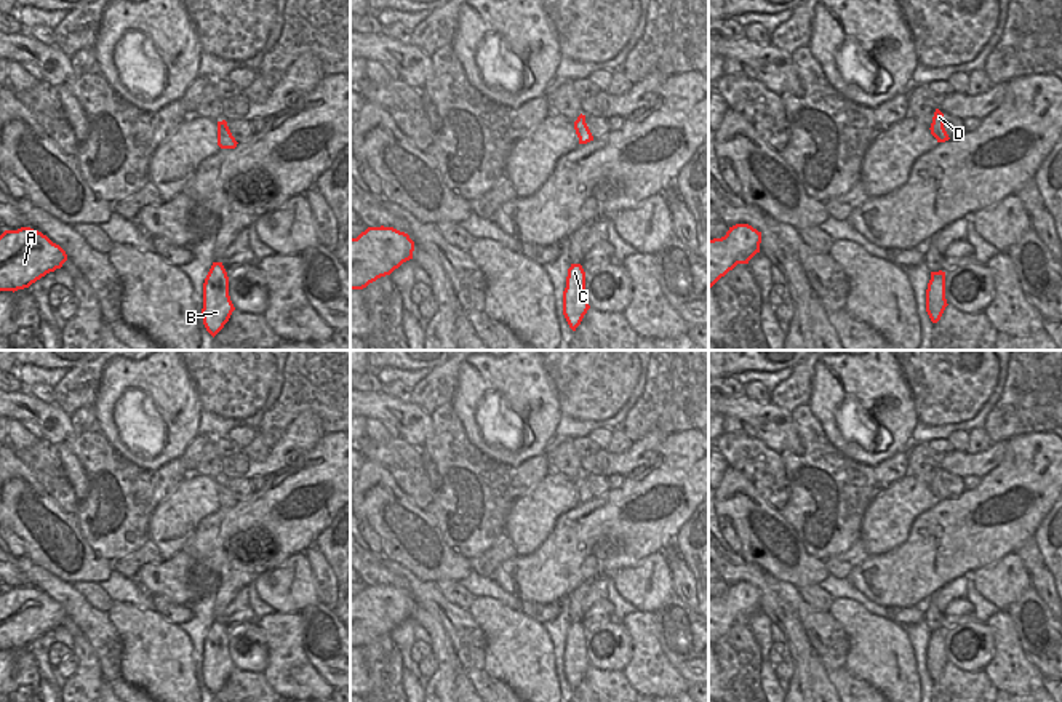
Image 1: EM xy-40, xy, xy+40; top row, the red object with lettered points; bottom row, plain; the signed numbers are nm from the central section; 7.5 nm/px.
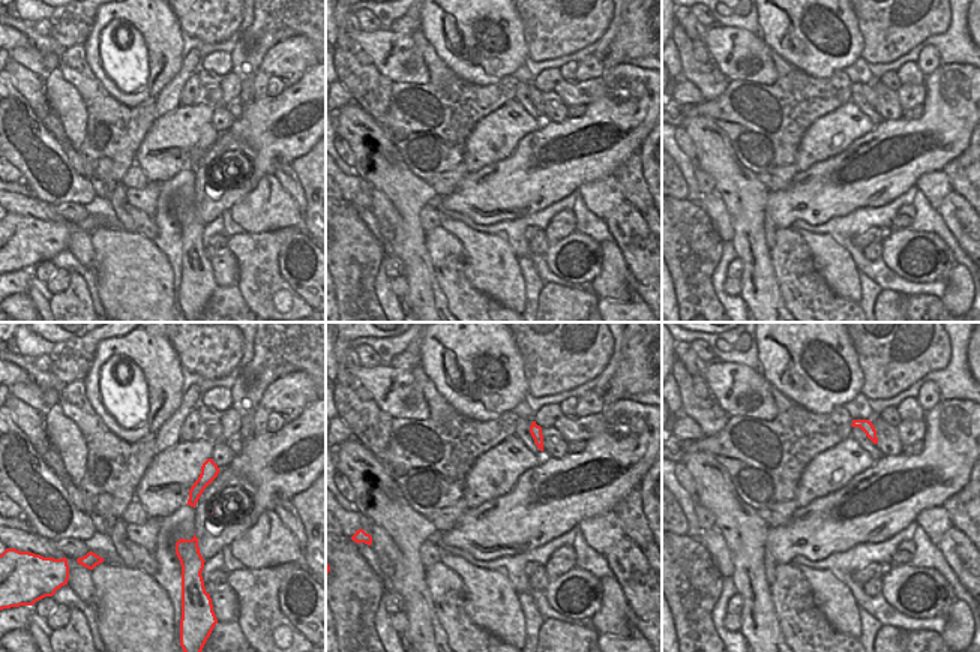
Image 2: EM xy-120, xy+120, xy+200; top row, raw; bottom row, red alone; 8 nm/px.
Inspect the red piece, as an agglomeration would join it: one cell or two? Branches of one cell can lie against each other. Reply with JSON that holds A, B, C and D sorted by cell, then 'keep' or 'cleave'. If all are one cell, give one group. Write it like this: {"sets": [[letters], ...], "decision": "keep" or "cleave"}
{"sets": [["A", "B", "C", "D"]], "decision": "keep"}

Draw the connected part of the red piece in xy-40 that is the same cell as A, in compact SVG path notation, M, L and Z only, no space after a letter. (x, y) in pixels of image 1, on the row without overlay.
M30 585L0 593L0 649L29 646L67 619L66 609Z

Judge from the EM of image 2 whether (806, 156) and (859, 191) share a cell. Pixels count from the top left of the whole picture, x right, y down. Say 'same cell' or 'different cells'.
different cells

